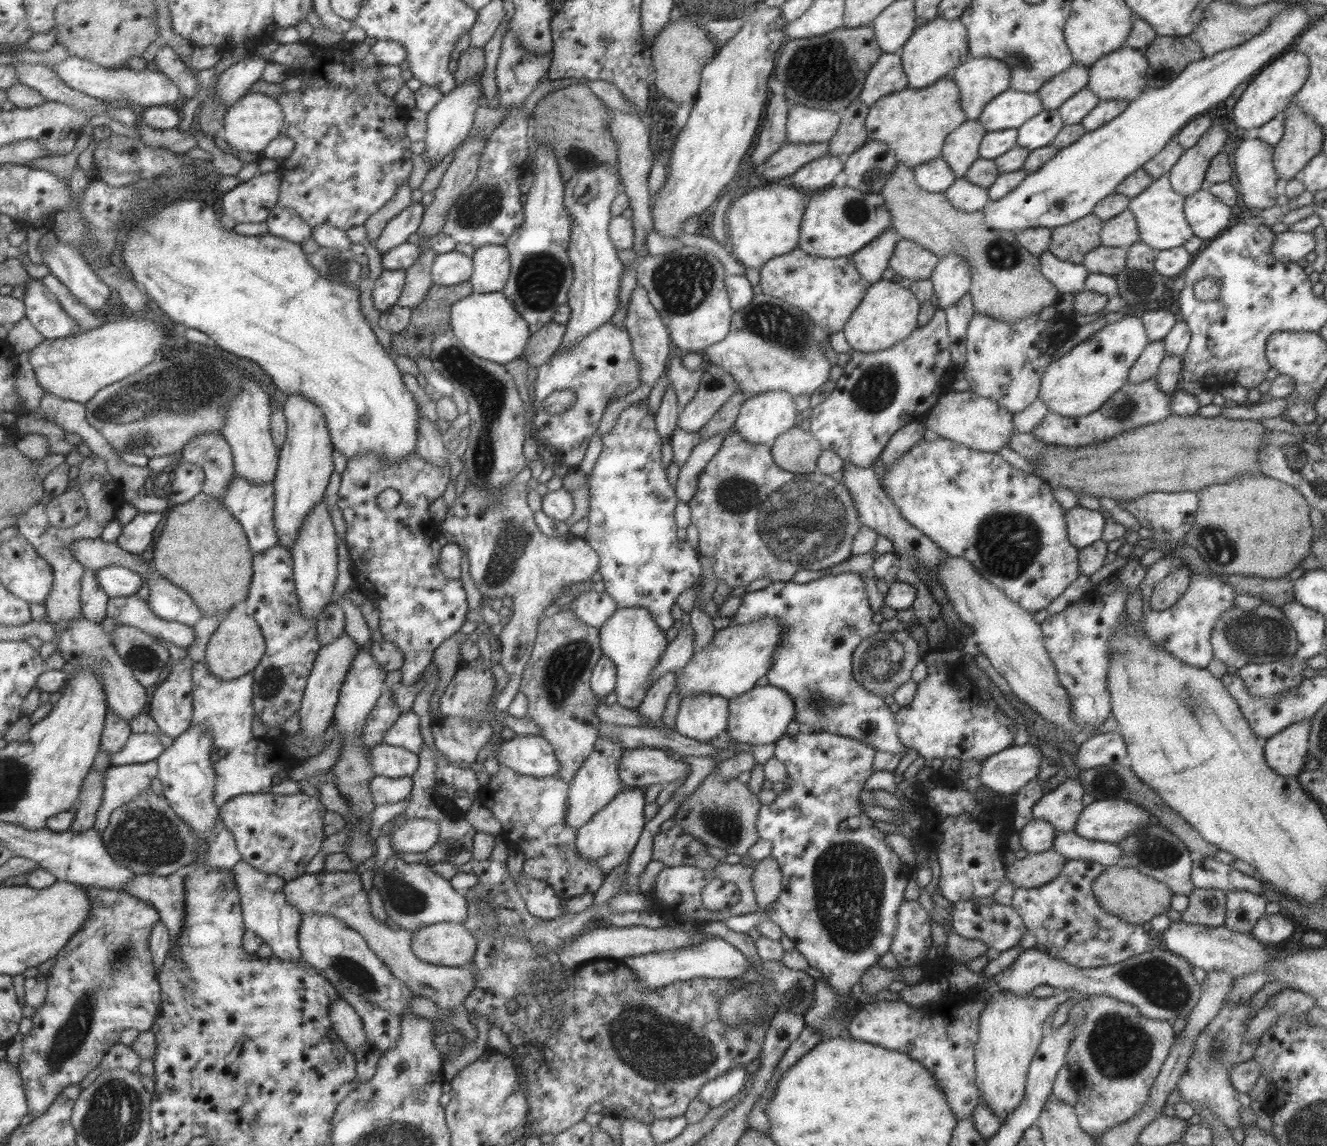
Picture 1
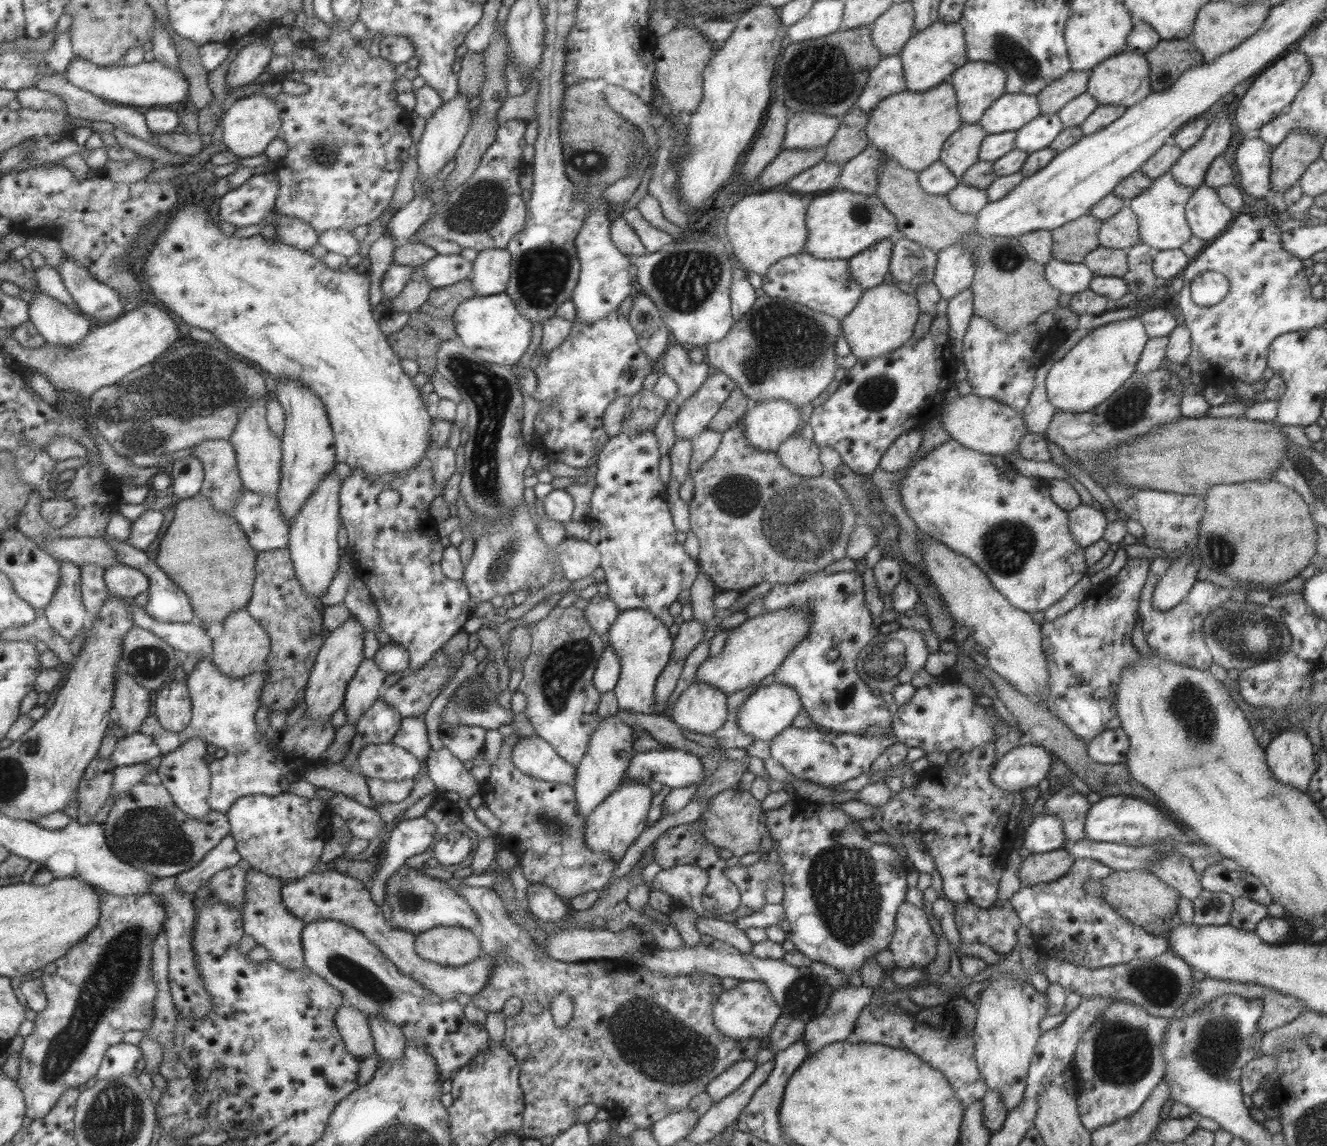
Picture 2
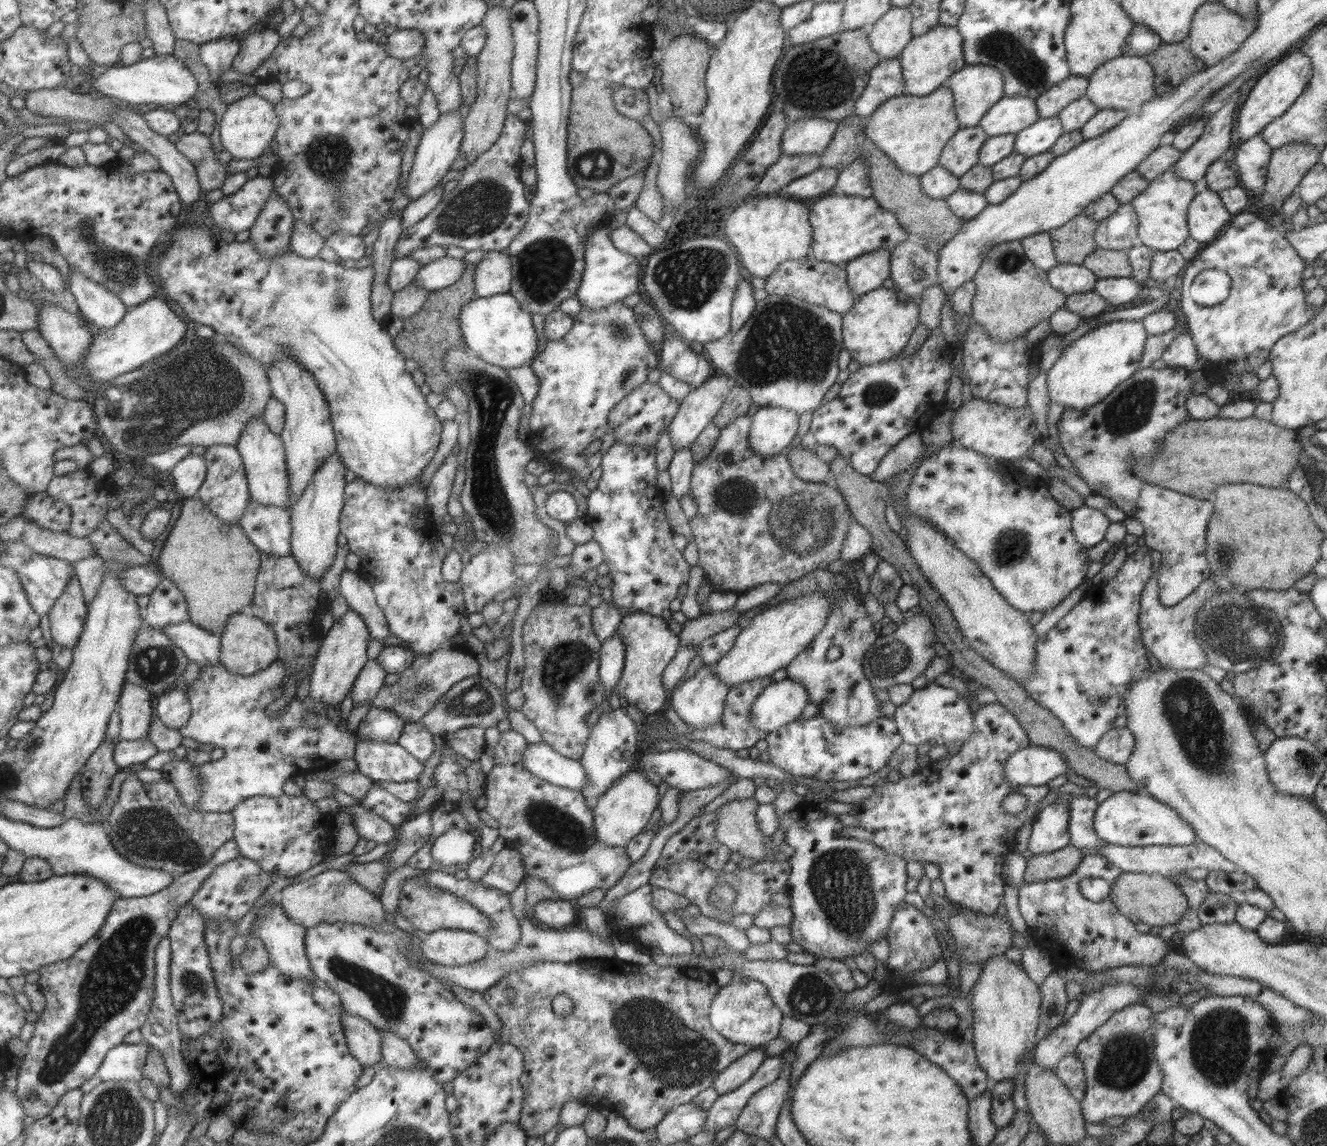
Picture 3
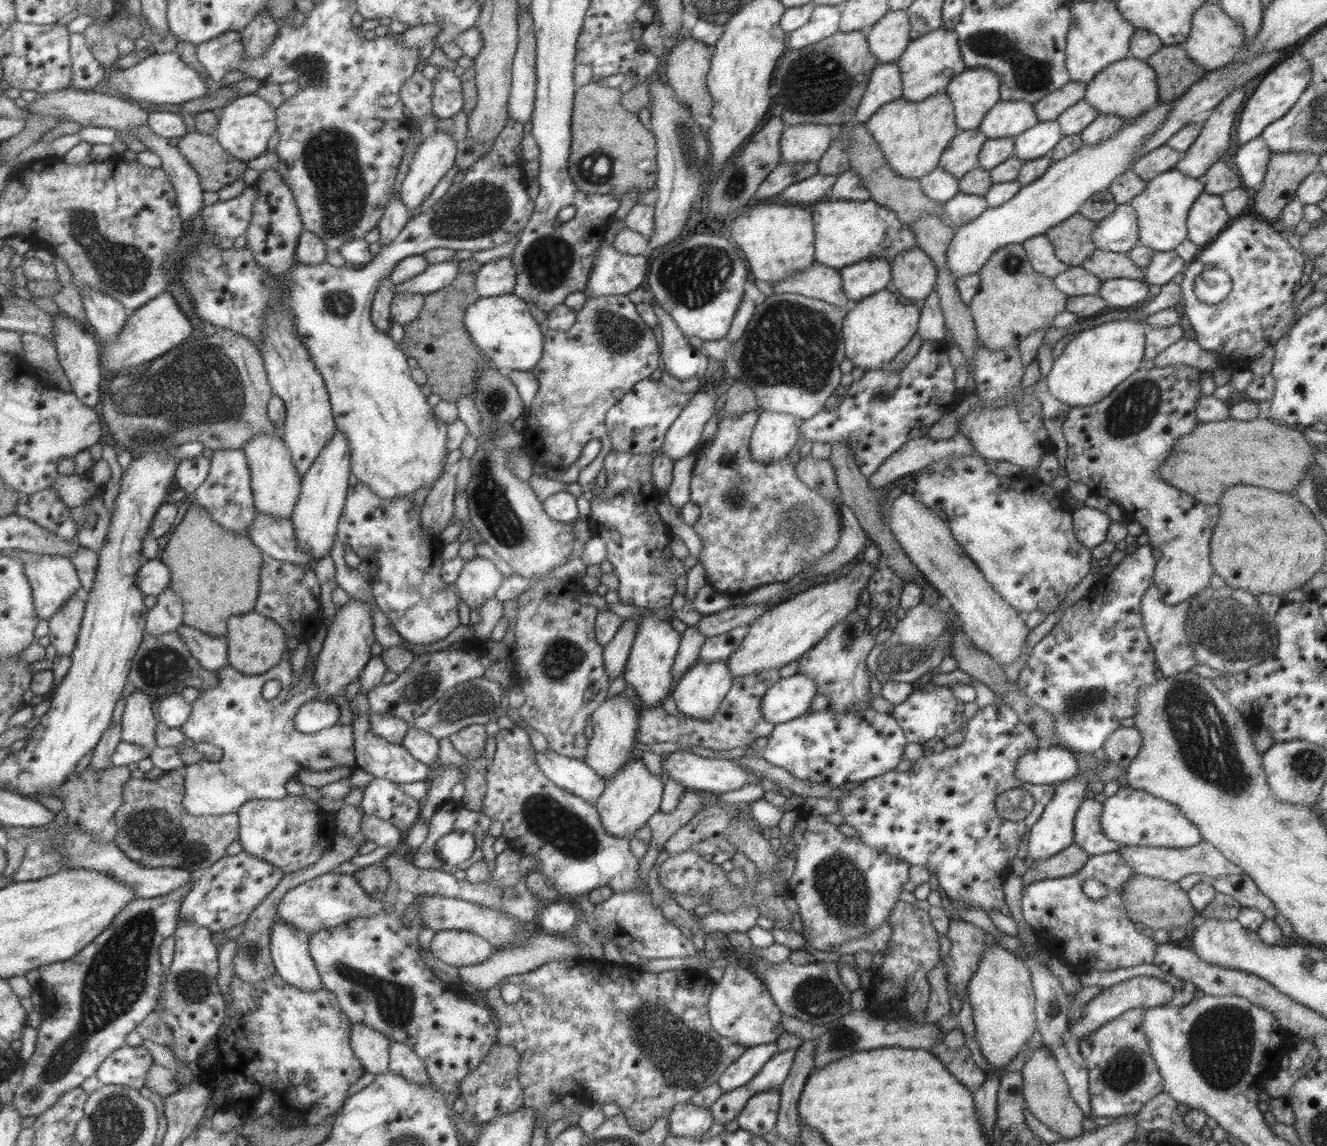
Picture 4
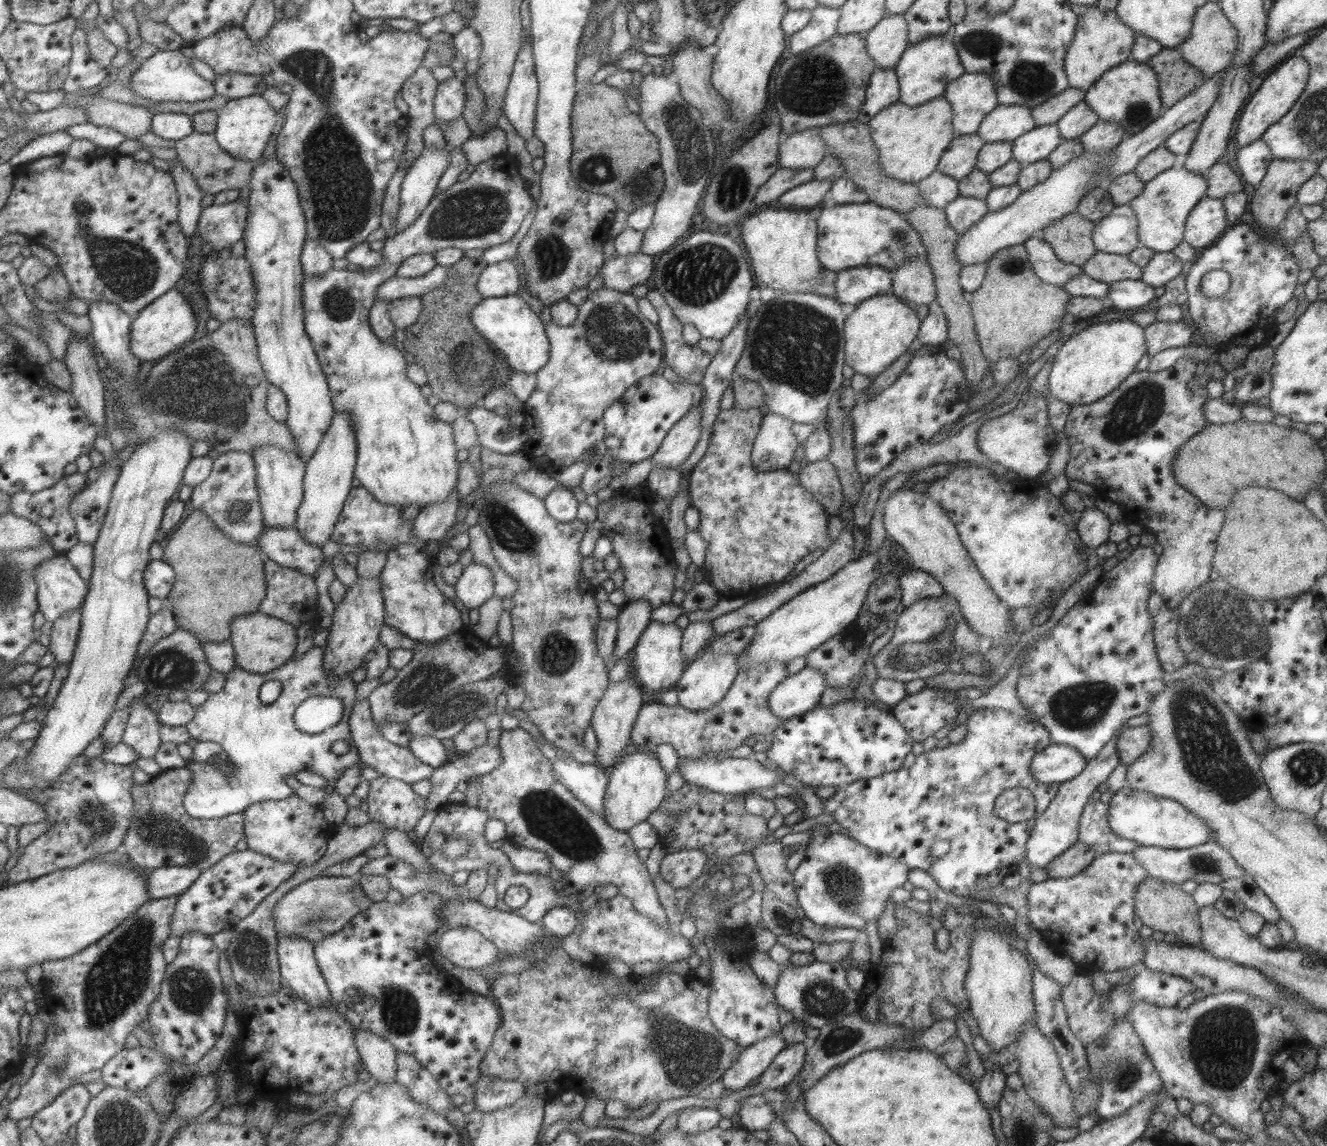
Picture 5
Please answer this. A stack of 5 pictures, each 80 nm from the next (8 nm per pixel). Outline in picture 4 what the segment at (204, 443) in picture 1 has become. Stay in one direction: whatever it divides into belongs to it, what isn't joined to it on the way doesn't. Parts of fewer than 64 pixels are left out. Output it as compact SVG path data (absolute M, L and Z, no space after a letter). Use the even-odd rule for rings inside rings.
M241 449L214 450L209 458L209 472L205 480L190 495L191 501L201 505L217 522L217 525L231 534L249 536L249 526L256 509L250 489L250 473L247 458Z

